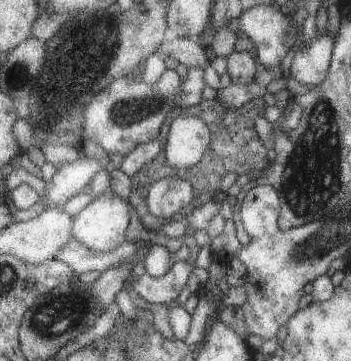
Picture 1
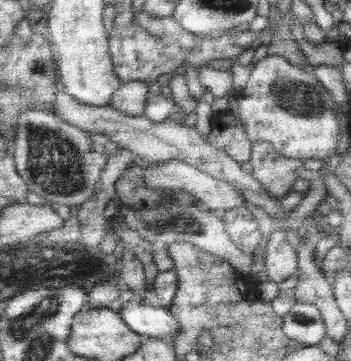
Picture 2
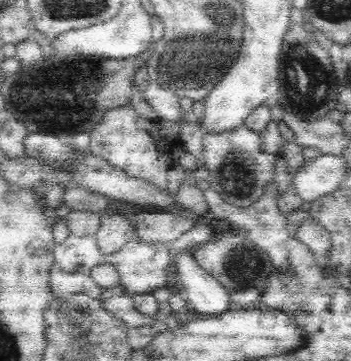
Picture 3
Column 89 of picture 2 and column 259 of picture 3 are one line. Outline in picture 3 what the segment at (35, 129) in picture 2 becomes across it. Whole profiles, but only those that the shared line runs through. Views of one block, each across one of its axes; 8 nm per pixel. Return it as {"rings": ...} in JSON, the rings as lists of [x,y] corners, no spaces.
{"rings":[[[246,124],[240,126],[234,132],[226,132],[222,136],[204,136],[202,138],[202,148],[204,148],[204,160],[208,168],[208,182],[210,190],[218,192],[222,196],[222,202],[234,208],[246,210],[252,206],[256,200],[262,198],[264,186],[274,180],[276,168],[274,168],[274,156],[262,152],[260,144],[260,134],[250,130]]]}

